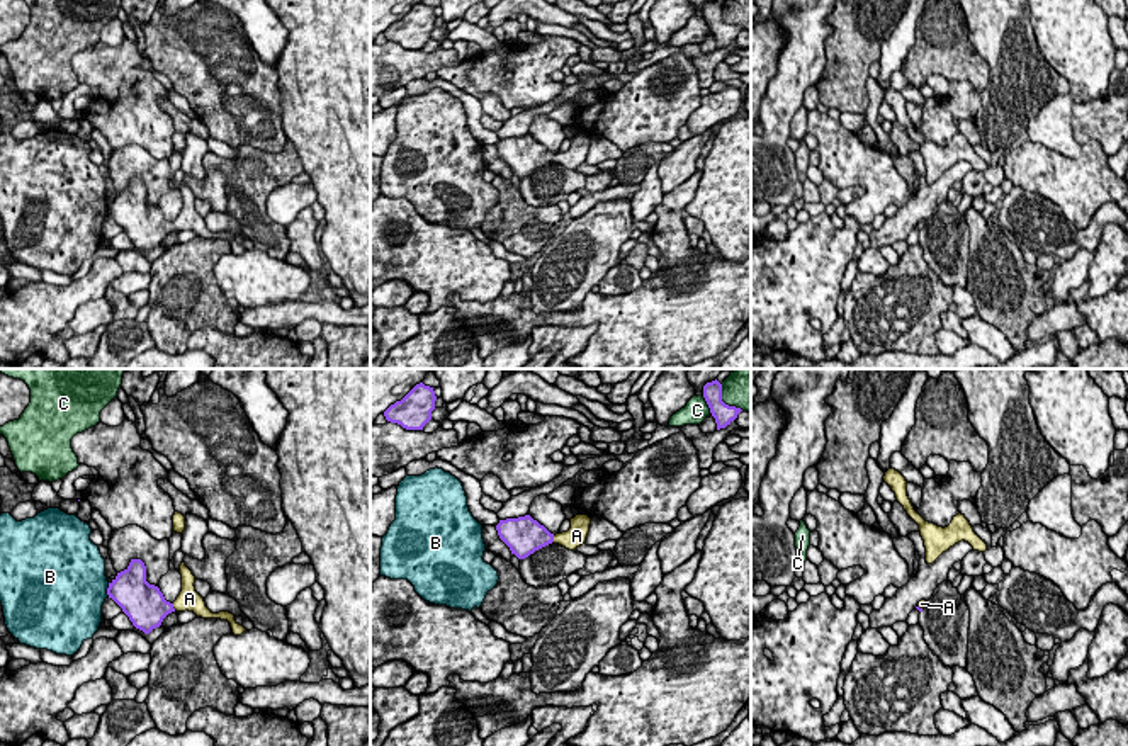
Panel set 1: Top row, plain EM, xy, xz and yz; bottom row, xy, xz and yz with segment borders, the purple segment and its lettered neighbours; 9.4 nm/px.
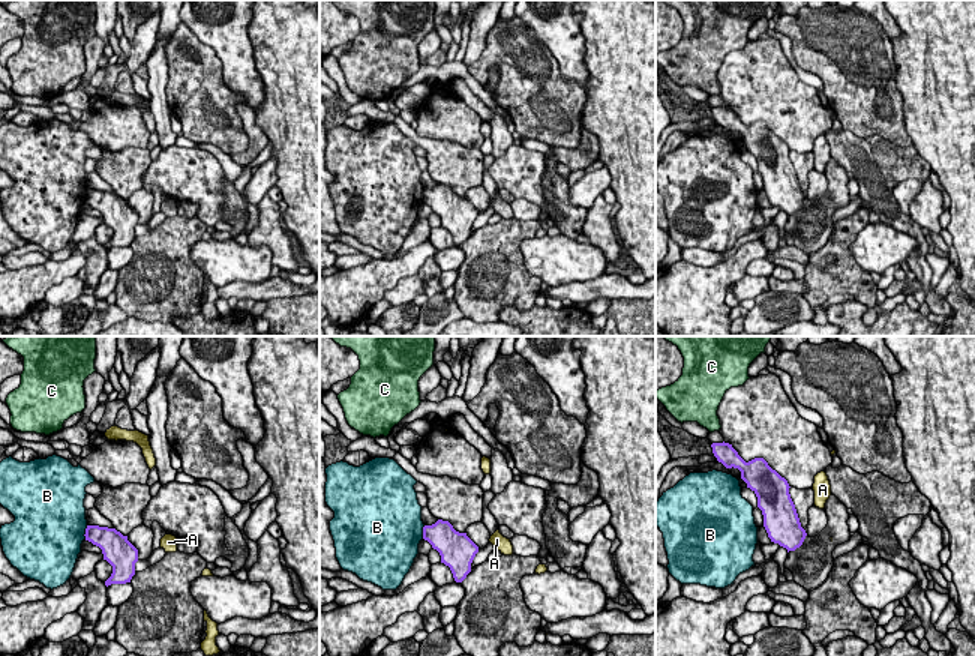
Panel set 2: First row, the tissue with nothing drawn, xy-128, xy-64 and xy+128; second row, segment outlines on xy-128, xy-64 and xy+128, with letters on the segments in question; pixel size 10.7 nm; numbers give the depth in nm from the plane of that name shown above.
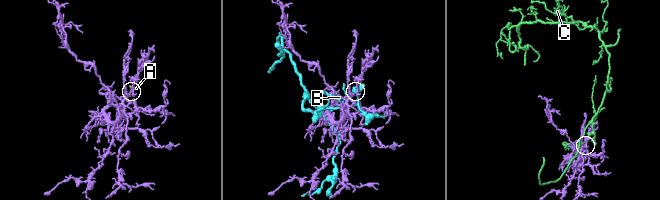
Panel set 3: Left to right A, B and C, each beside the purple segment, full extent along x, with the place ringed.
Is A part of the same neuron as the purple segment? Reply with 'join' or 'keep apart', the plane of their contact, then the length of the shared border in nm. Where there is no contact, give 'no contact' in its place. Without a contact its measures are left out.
join | xy | 70 nm

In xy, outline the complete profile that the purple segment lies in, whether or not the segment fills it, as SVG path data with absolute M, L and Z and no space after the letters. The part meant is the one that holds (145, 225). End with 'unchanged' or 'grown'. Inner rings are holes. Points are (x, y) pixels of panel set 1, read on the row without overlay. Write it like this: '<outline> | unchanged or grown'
M131 178L129 185L117 192L109 202L107 214L129 236L133 245L144 253L160 246L163 238L172 231L194 231L202 238L221 238L231 243L233 253L241 255L246 248L234 240L229 231L212 233L204 218L195 211L195 195L180 184L182 211L173 223L166 221L158 206L146 201L146 185L141 178Z | grown

